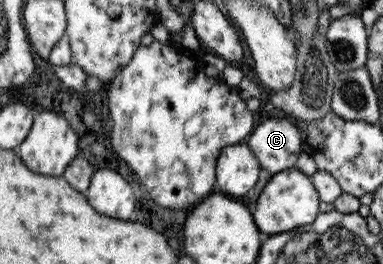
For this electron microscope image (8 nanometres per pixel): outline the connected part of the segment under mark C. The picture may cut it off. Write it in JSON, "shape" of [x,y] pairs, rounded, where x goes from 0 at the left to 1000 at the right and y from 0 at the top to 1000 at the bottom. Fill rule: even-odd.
{"shape":[[[697,447],[676,466],[637,534],[681,644],[708,663],[768,633],[781,580],[796,568],[770,470],[744,447]]]}

